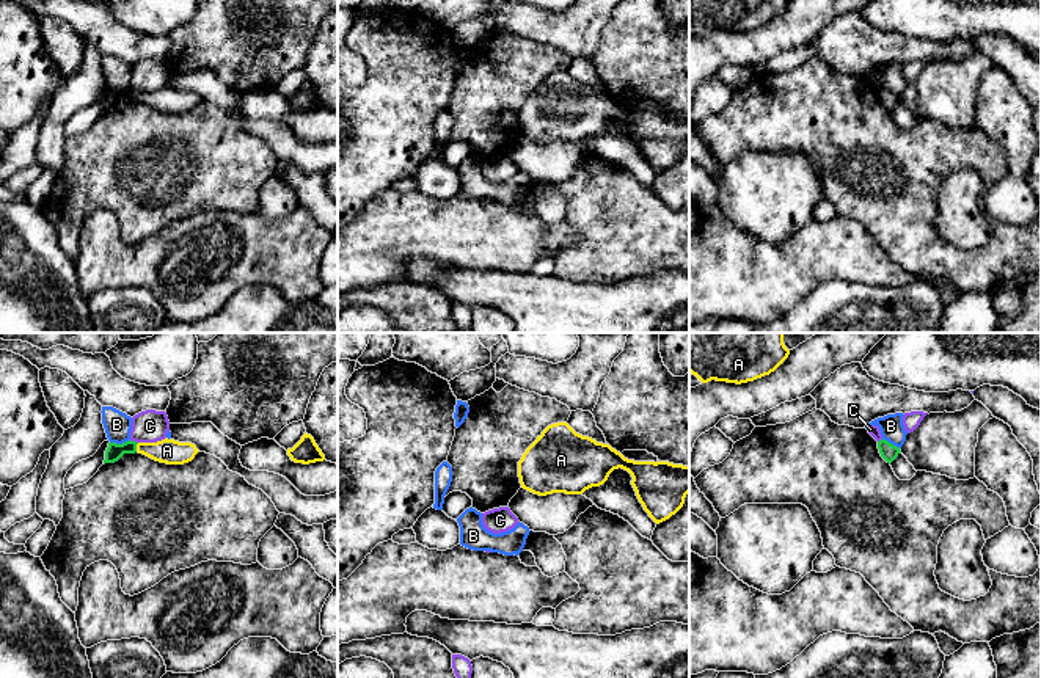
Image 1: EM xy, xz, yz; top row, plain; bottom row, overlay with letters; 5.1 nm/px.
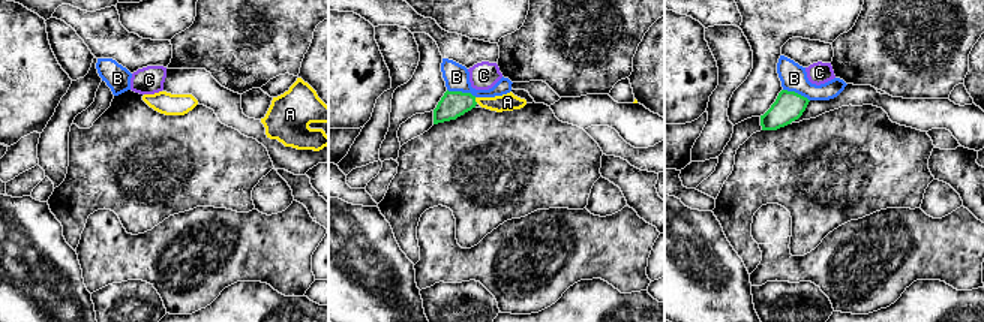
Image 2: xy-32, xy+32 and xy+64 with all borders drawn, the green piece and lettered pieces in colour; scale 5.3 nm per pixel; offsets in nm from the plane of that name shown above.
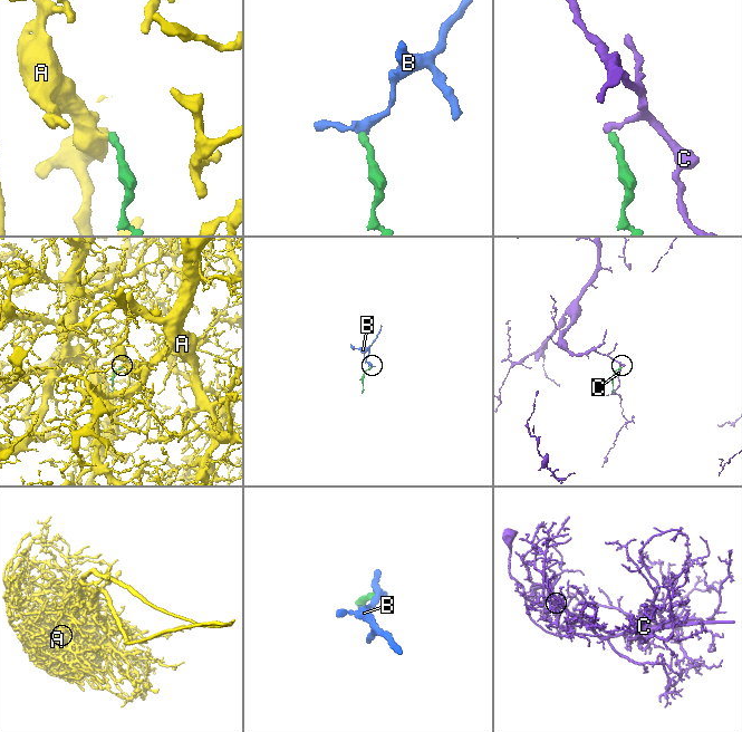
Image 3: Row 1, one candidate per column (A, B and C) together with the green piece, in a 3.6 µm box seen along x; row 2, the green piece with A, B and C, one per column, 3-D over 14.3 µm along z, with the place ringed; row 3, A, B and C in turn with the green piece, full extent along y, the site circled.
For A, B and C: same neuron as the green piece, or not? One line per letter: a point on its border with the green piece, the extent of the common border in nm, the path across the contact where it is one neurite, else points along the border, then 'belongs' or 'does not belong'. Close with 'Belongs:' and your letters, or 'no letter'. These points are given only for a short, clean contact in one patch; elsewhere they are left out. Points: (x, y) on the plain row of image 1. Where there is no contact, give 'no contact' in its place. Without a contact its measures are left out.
A: xy (135, 96) | 50 nm | across xy (113, 101), (135, 96), (167, 99) | belongs
B: xy (120, 93) | 110 nm | along xy (129, 87), (121, 91), (110, 91) | does not belong
C: xy (134, 90) | 50 nm | along xy (129, 88), (137, 91) | does not belong
Belongs: A

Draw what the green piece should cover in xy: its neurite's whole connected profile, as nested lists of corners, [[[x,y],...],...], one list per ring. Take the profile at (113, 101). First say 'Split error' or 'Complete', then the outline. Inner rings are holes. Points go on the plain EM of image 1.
Split error. [[[168,86],[157,91],[135,91],[129,88],[122,93],[108,91],[104,113],[115,111],[124,102],[135,102],[135,100],[143,102],[160,111],[184,113],[192,110],[199,99],[192,91],[179,91]]]

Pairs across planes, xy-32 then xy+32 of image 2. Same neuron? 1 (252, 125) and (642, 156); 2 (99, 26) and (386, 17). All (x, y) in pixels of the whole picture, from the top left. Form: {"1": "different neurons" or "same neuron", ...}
{"1": "same neuron", "2": "same neuron"}

